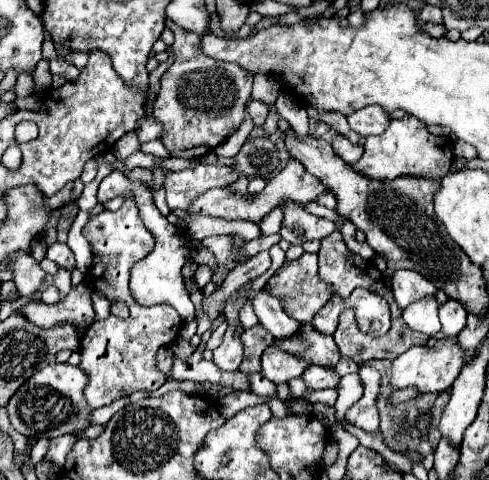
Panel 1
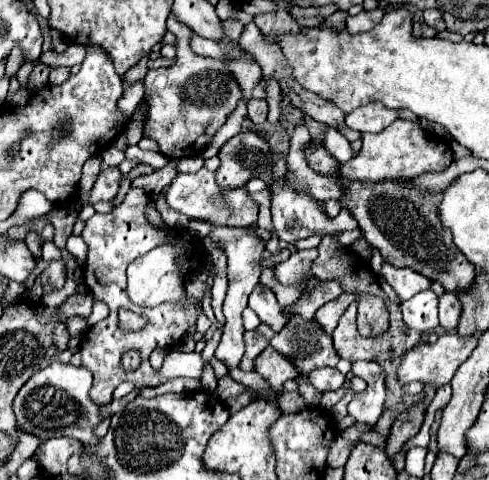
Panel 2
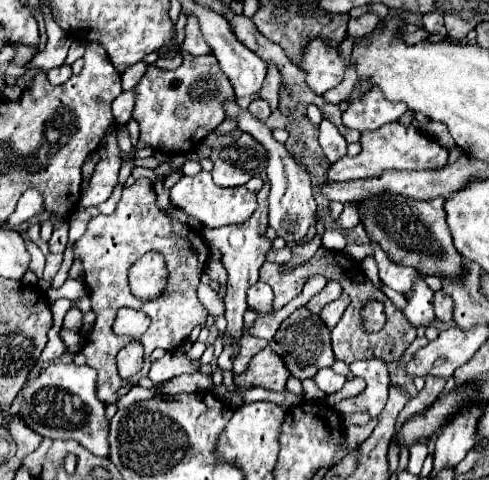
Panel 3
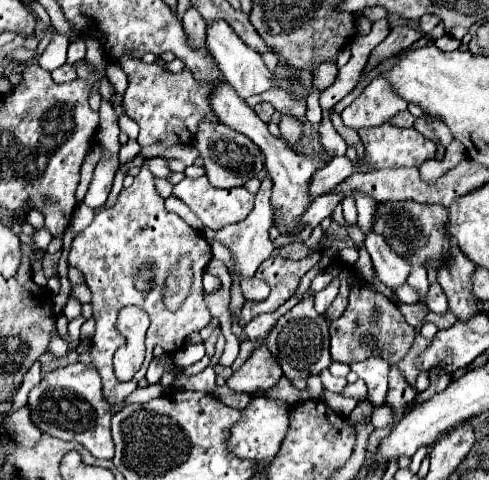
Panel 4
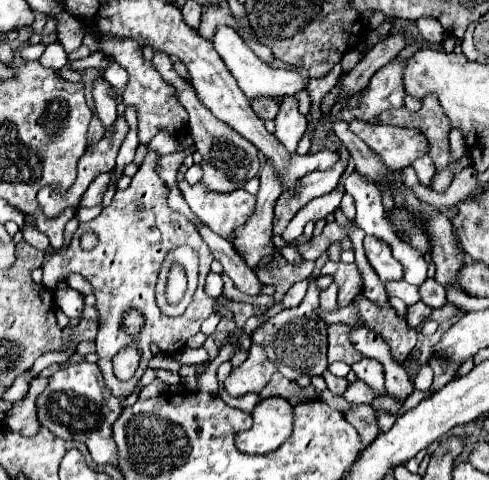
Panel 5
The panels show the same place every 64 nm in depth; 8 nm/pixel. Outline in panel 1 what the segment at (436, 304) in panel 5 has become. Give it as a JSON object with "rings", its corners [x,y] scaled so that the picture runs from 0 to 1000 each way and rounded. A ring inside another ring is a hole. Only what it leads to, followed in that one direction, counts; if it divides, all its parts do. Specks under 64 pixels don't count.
{"rings":[[[920,625],[900,633],[900,671],[904,671],[904,696],[916,704],[933,704],[941,688],[953,679],[953,642],[937,625]]]}

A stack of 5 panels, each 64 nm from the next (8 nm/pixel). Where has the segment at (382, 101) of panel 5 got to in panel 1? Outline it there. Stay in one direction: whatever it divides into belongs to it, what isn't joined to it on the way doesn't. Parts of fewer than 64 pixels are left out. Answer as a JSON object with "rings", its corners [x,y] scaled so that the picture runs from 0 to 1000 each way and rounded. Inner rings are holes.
{"rings":[[[769,217],[769,221],[748,221],[736,233],[716,238],[712,258],[736,283],[761,283],[761,279],[781,279],[793,267],[798,242],[793,233],[785,233],[785,225]]]}

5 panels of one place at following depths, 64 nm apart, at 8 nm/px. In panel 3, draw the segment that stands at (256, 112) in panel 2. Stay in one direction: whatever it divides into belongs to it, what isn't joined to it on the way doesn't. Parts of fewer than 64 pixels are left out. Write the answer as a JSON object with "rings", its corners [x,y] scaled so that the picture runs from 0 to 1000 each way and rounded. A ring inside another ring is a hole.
{"rings":[[[519,208],[511,221],[507,221],[507,229],[524,242],[524,246],[532,246],[536,254],[544,254],[548,250],[548,242],[556,238],[556,225],[552,225],[552,217],[544,213],[544,208]]]}

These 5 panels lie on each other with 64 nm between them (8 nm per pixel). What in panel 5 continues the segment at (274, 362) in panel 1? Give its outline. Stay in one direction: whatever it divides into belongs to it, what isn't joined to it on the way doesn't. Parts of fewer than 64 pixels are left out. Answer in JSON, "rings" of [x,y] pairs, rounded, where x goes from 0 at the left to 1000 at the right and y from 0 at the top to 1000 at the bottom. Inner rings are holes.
{"rings":[[[515,717],[503,754],[487,767],[474,767],[466,788],[458,792],[458,813],[479,829],[499,825],[507,817],[532,817],[548,800],[560,775],[564,763],[548,754],[540,729]]]}

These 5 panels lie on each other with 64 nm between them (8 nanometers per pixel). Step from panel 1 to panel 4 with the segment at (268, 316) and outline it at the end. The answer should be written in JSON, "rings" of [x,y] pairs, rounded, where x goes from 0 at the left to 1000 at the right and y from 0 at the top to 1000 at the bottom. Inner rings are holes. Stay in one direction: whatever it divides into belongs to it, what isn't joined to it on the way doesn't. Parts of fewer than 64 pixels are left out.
{"rings":[[[515,575],[515,579],[491,579],[491,600],[499,608],[499,621],[515,625],[515,629],[544,625],[548,613],[552,613],[552,596],[544,588],[528,583],[524,575]]]}

